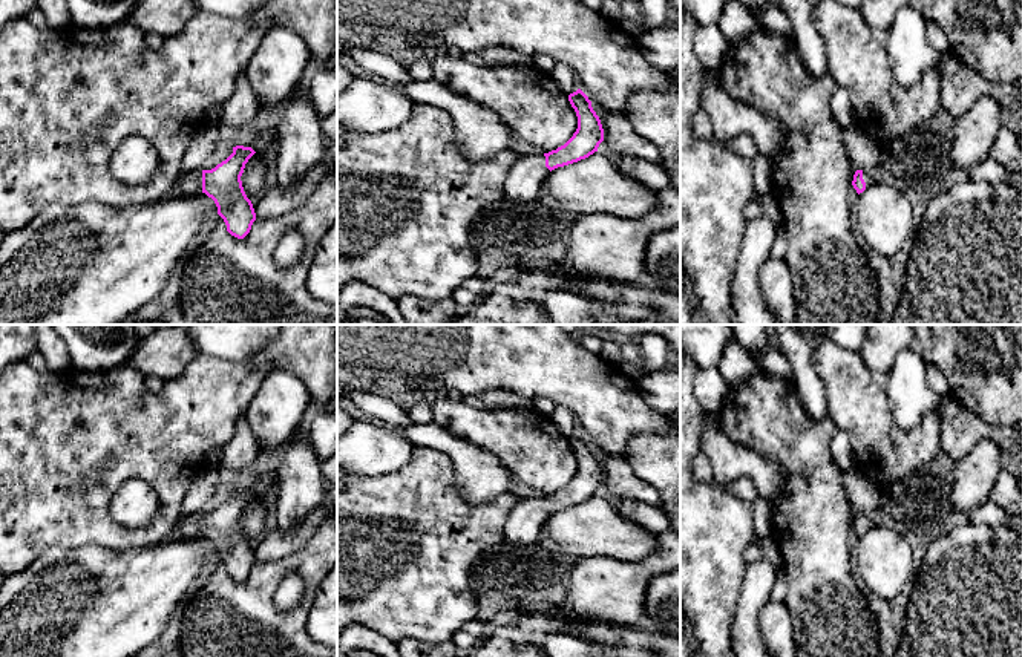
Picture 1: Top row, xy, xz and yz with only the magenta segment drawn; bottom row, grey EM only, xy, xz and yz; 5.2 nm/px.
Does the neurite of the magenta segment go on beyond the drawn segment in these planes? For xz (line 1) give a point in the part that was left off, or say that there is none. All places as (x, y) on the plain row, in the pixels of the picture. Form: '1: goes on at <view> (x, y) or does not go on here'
1: goes on at xz (524, 524)

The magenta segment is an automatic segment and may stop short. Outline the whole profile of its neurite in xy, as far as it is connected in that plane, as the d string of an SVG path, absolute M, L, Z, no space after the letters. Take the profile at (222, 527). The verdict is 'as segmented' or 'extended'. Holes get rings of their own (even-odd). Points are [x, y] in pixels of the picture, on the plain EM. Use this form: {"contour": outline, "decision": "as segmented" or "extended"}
{"contour": "M236 489L233 496L211 513L181 515L170 538L205 536L215 544L227 574L237 582L244 582L256 564L256 556L244 534L241 519L254 496L251 490Z", "decision": "extended"}

